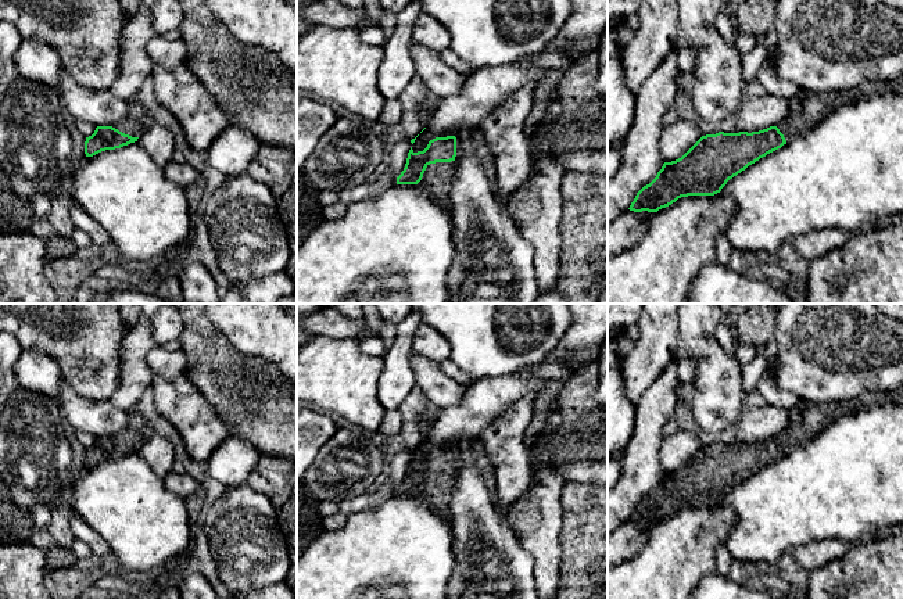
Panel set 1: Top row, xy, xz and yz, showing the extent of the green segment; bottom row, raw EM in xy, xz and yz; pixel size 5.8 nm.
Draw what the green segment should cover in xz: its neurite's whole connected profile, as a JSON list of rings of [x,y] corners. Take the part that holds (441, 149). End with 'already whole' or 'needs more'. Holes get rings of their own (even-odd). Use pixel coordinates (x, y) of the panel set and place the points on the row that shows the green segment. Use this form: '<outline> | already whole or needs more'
[[[436,137],[429,141],[423,151],[415,153],[411,147],[406,164],[401,175],[397,177],[397,184],[416,184],[424,189],[430,196],[441,202],[441,205],[451,214],[449,191],[455,172],[456,157],[456,137]]] | needs more

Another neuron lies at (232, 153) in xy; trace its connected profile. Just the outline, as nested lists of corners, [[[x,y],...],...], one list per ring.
[[[230,125],[211,143],[207,155],[225,176],[239,176],[247,173],[258,150],[259,140],[248,129]]]

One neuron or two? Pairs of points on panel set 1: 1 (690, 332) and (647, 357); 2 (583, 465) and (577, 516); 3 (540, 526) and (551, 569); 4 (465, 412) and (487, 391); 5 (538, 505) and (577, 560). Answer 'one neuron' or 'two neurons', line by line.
1: two neurons
2: two neurons
3: one neuron
4: one neuron
5: two neurons

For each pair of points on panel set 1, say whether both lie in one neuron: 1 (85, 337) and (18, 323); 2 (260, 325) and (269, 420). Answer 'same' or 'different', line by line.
1: same
2: different

